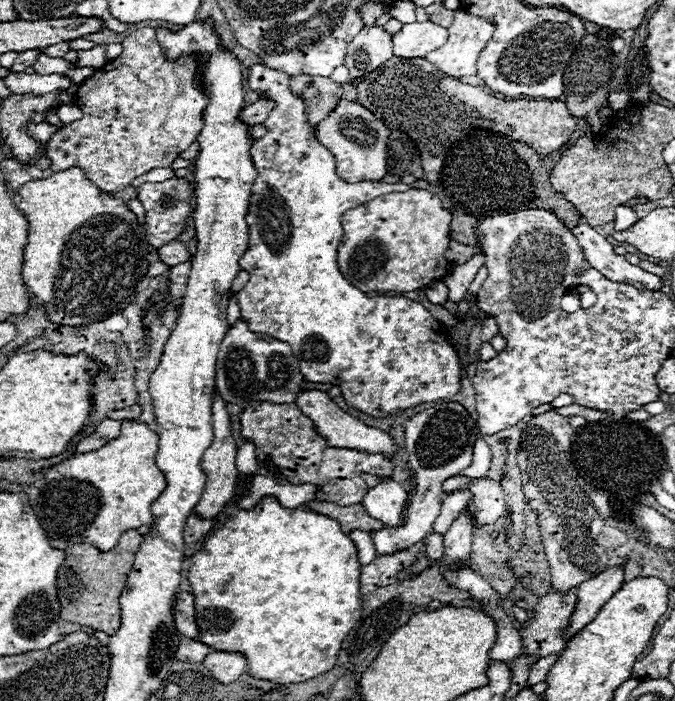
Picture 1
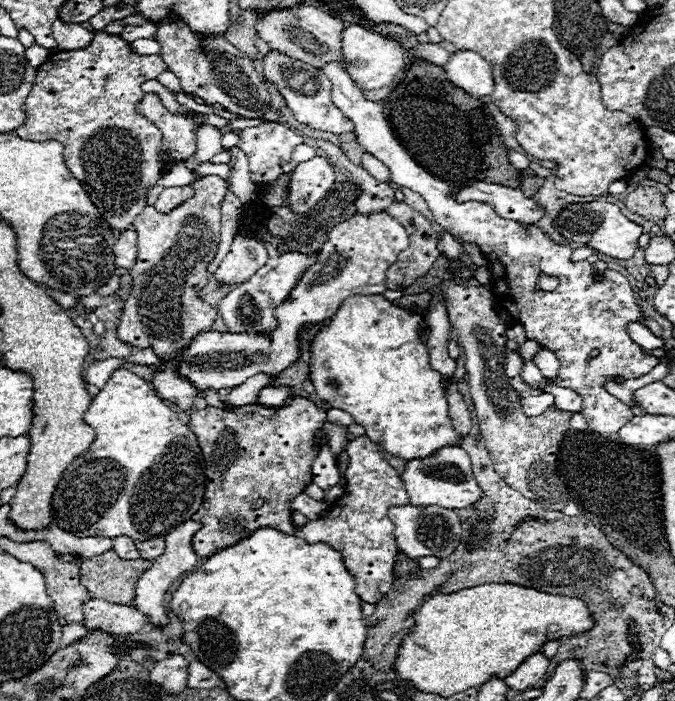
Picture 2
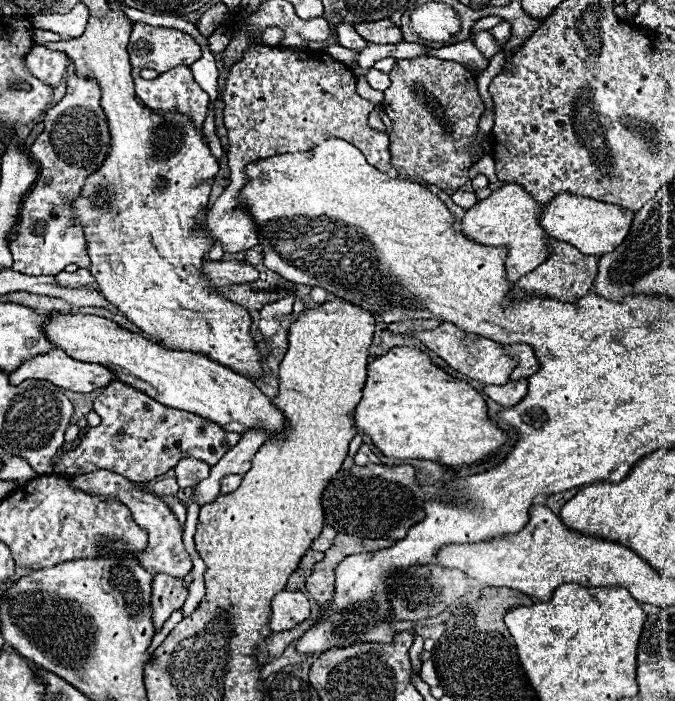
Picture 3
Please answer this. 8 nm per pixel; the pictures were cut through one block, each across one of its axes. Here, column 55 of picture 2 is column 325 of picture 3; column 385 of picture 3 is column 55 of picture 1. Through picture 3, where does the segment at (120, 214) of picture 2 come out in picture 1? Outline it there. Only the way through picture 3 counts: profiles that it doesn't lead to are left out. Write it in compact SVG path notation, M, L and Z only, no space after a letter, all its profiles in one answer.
M140 28L132 32L122 42L122 54L116 60L106 62L102 68L108 70L96 70L90 78L78 84L74 106L82 110L82 118L66 124L66 128L58 130L50 138L48 158L50 170L54 172L78 166L102 192L118 192L128 188L134 178L150 172L152 168L168 168L176 158L180 158L202 130L202 108L208 98L200 92L200 82L194 78L196 58L182 56L178 62L168 62L158 48L154 28Z

